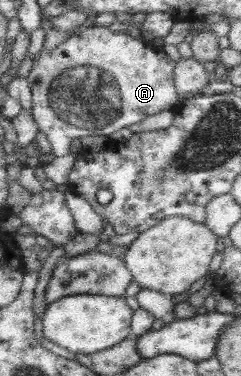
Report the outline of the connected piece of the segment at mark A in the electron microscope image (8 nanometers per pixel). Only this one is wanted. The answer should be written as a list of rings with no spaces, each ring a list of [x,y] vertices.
[[[94,24],[84,26],[80,32],[71,34],[67,40],[53,50],[43,48],[36,57],[27,77],[32,90],[33,116],[39,124],[40,132],[52,145],[52,153],[57,157],[71,154],[71,140],[97,135],[97,130],[79,128],[79,126],[73,126],[73,124],[61,120],[55,113],[55,109],[51,108],[50,101],[50,88],[53,80],[59,74],[63,74],[67,68],[87,66],[87,64],[109,70],[121,86],[123,110],[121,110],[121,116],[105,128],[105,134],[110,135],[111,132],[117,132],[121,128],[129,128],[131,124],[137,124],[137,122],[145,120],[147,116],[153,116],[161,110],[174,110],[181,102],[174,79],[177,64],[160,47],[155,47],[143,39],[137,40],[131,34],[123,33],[123,31],[115,31]]]

